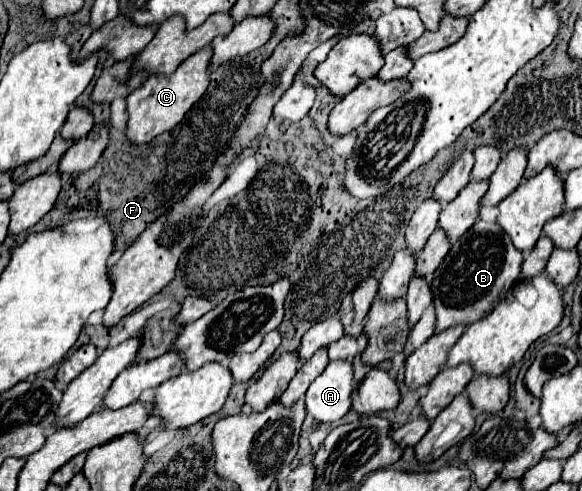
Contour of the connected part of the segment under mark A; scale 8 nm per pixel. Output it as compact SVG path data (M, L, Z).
M352 359L332 361L306 391L306 411L318 423L342 419L352 407L354 393Z

